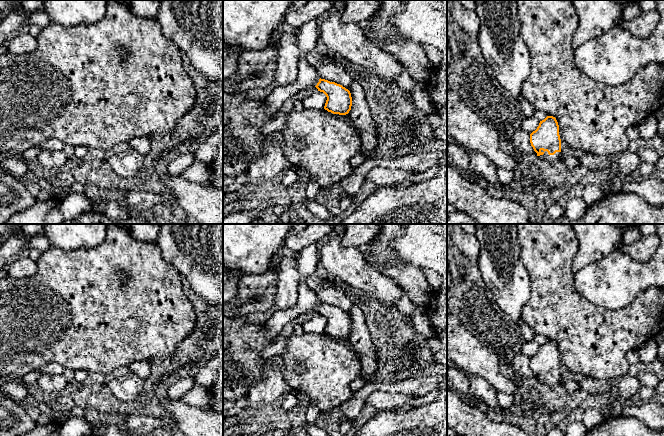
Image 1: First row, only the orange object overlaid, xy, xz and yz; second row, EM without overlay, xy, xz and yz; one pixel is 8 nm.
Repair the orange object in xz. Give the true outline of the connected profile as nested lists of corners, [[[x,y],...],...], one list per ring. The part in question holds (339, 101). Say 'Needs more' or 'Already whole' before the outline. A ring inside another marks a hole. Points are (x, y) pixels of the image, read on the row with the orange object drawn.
Already whole. [[[319,79],[315,86],[326,97],[324,109],[333,114],[346,115],[351,110],[352,97],[348,89],[335,82]]]

